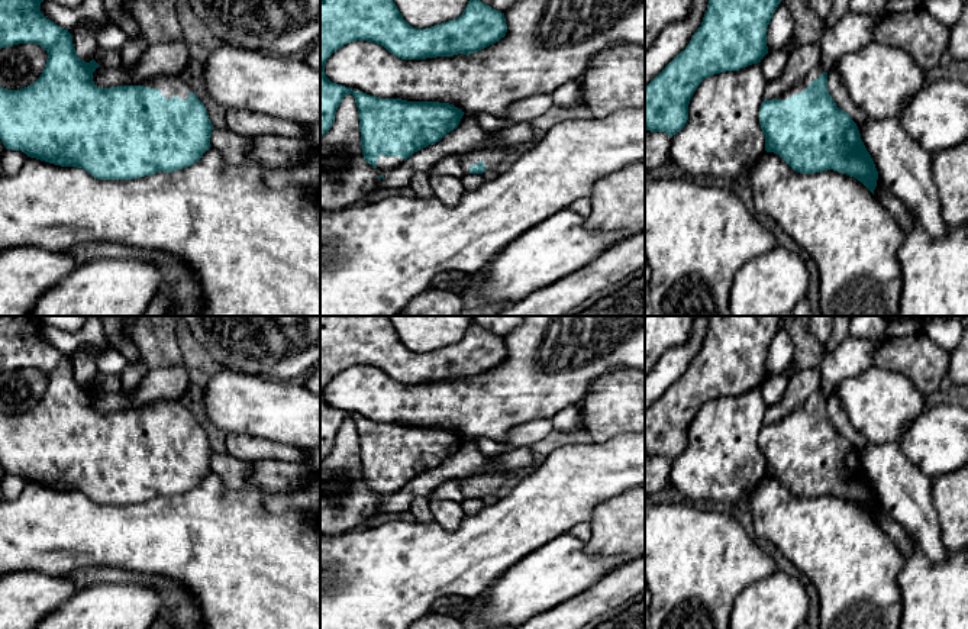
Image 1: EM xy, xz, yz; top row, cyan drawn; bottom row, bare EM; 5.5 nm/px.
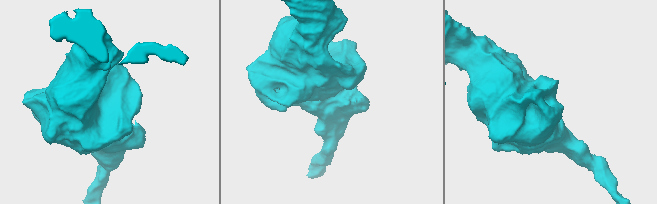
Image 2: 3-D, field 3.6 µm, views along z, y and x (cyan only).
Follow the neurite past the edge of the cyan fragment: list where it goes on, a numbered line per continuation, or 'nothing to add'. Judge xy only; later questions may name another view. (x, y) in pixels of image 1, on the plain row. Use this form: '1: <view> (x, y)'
1: xy (170, 410)

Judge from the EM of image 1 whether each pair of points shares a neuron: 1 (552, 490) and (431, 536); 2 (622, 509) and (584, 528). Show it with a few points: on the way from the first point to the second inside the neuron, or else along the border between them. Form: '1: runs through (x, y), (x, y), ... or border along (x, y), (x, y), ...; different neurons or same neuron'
1: runs through (522, 518), (515, 518), (491, 541), (461, 541); same neuron
2: border along (589, 521), (590, 539), (586, 544); different neurons

